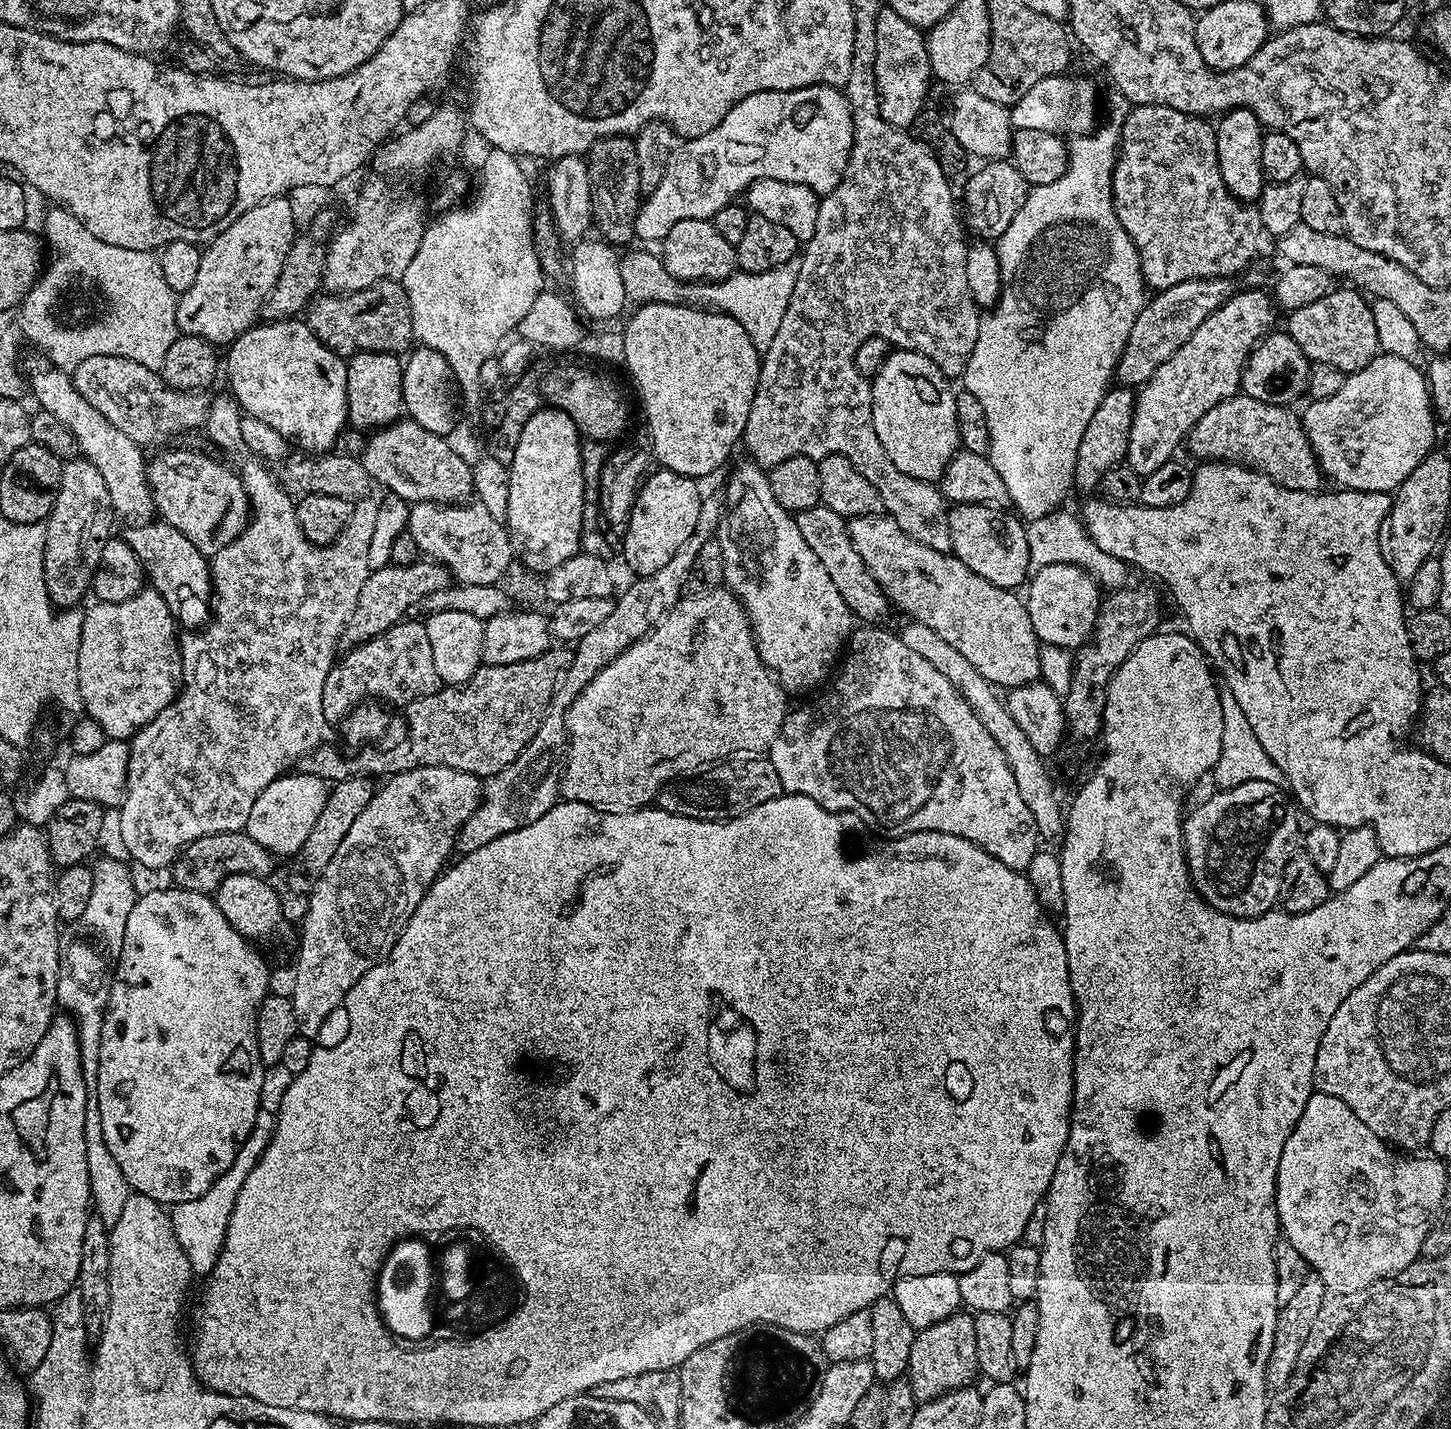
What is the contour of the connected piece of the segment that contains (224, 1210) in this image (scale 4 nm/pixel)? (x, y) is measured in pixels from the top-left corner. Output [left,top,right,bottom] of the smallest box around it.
[170,1110,276,1278]

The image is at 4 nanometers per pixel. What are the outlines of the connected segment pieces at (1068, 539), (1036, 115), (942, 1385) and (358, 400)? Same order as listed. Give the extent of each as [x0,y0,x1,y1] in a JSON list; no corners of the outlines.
[[1026,511,1129,589],[1009,76,1098,138],[906,1310,978,1401],[346,352,404,430]]

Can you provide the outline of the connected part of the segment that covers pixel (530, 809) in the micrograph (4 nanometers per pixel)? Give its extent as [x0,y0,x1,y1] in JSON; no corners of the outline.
[455,710,566,854]

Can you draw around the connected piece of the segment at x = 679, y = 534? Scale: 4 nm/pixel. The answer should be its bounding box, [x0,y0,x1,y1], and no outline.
[623,470,702,577]

